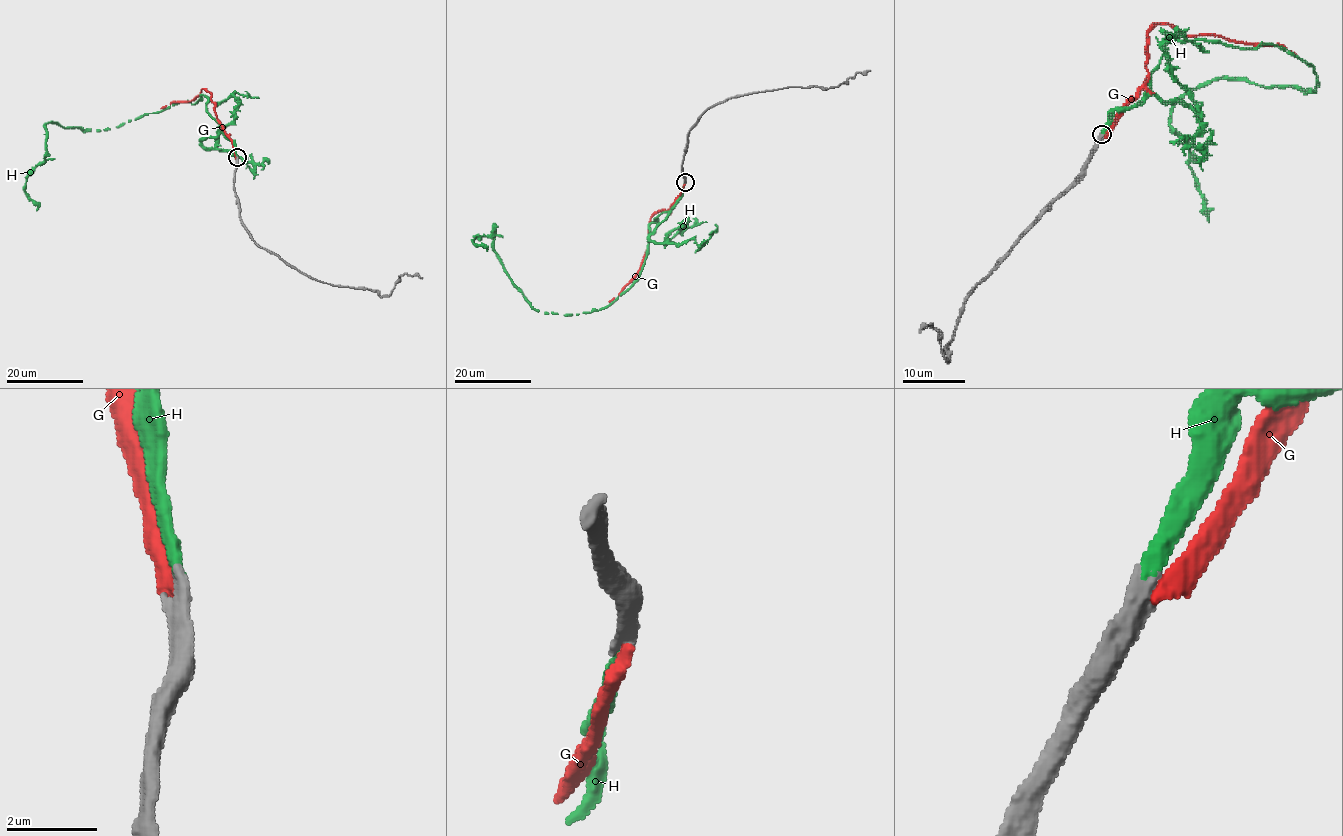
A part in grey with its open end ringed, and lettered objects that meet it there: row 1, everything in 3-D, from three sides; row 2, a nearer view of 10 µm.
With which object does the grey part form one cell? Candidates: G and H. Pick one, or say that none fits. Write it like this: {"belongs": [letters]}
{"belongs": ["H"]}

